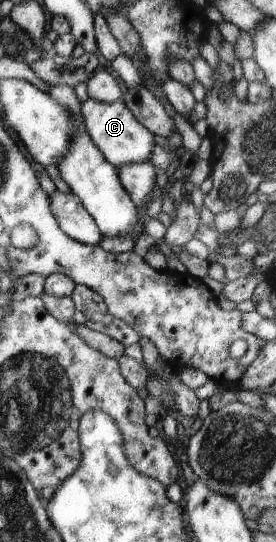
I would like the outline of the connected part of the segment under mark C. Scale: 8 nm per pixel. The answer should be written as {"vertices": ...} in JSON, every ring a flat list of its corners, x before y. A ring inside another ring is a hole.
{"vertices":[[89,98,81,104,81,115,90,138,112,166,150,161,154,135,136,120,122,99,107,103]]}

